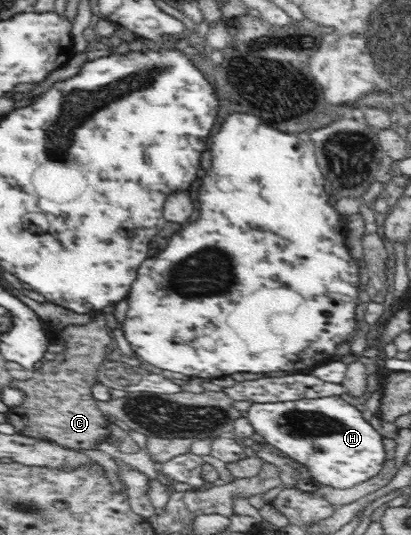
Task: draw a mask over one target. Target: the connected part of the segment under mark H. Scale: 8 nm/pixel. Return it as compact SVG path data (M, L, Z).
M335 395L308 400L252 403L245 417L251 422L254 433L258 433L269 445L277 447L285 455L285 461L307 467L311 479L323 486L346 489L376 477L386 463L384 437L361 416L361 412L354 404Z

